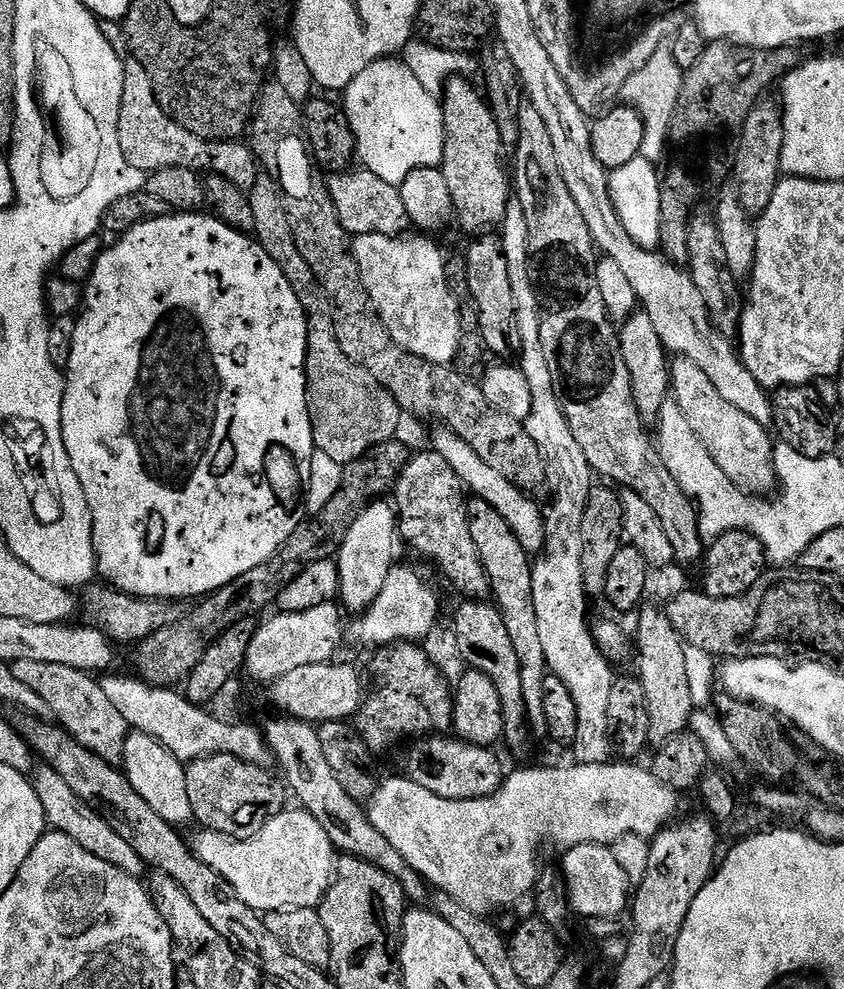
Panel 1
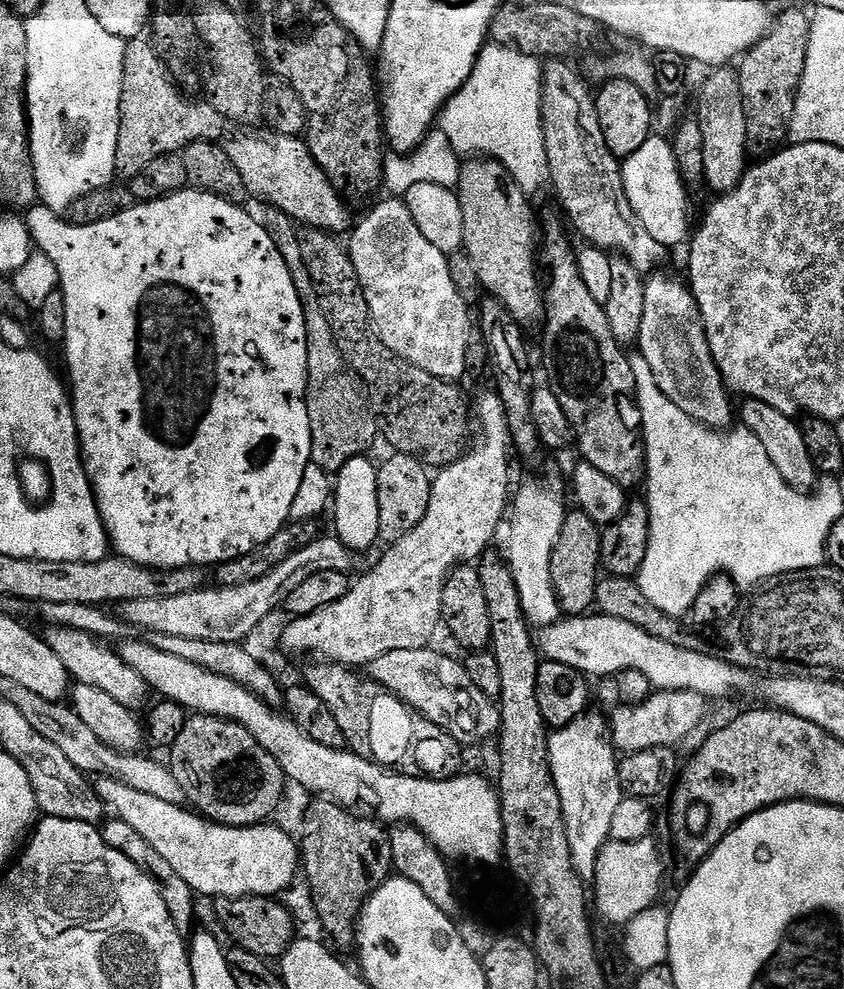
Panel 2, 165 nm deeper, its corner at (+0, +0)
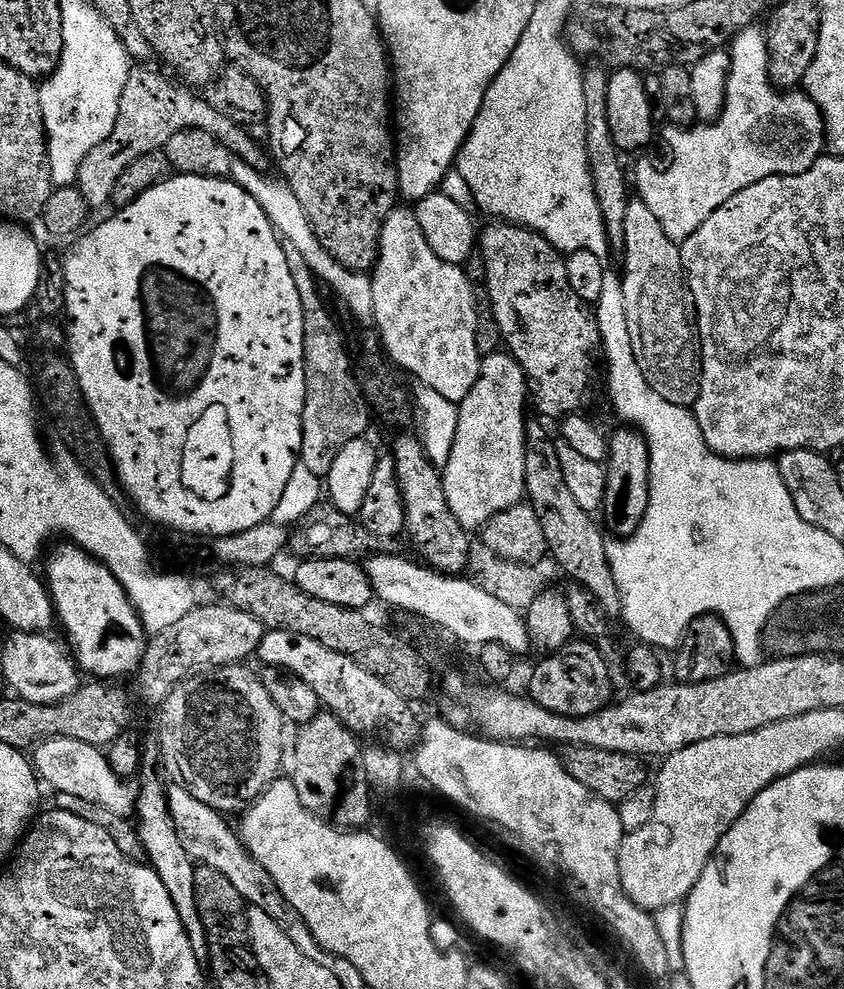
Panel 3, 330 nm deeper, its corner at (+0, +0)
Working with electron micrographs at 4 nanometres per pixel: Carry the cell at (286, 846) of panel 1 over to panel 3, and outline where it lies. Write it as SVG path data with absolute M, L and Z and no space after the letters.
M61 736L44 740L34 749L34 767L37 777L47 787L49 784L53 793L74 794L87 802L106 806L106 810L112 811L113 814L131 817L135 813L137 793L134 788L132 792L132 784L111 769L107 755L93 744L78 742L78 738Z

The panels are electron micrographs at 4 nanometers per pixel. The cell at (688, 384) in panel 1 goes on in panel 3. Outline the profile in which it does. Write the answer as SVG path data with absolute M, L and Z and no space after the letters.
M638 198L629 199L626 210L624 255L624 293L626 322L630 325L630 346L638 358L646 382L666 402L692 408L700 393L700 334L696 330L696 307L688 278L684 274L681 245L666 238L650 206Z

